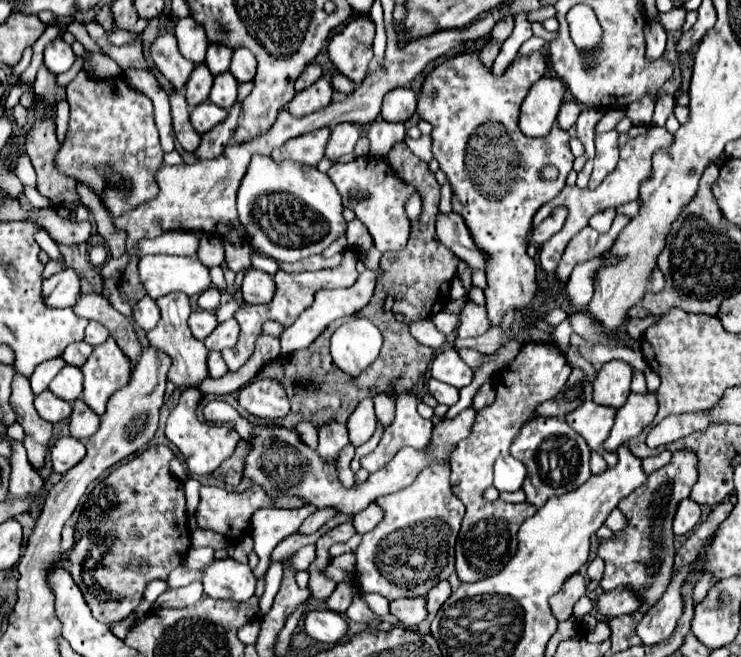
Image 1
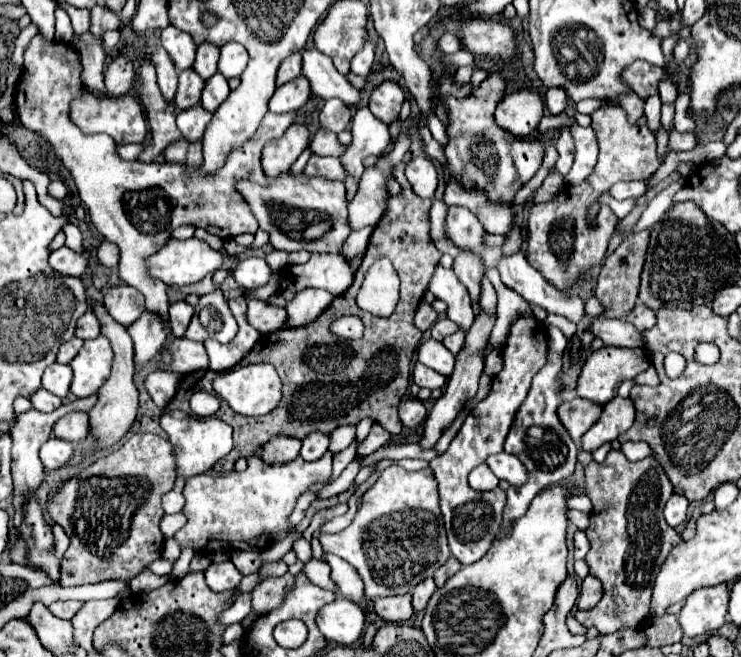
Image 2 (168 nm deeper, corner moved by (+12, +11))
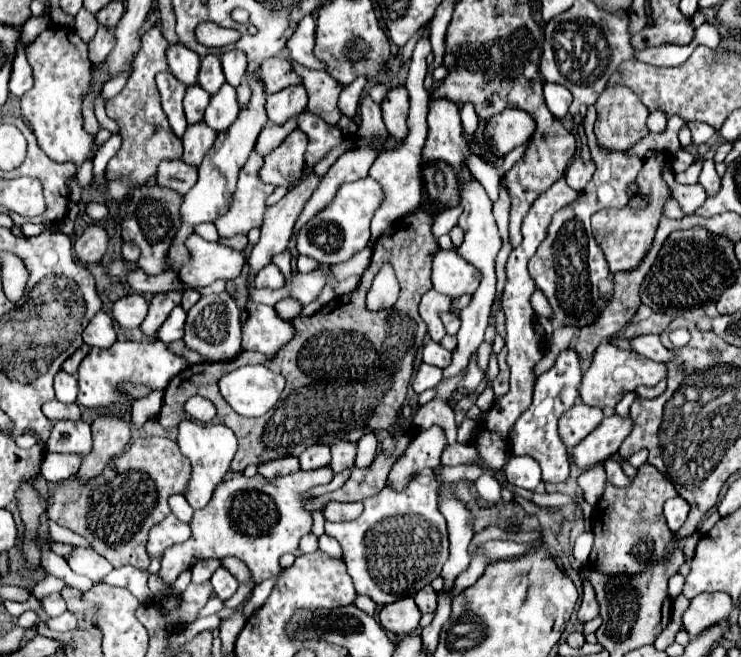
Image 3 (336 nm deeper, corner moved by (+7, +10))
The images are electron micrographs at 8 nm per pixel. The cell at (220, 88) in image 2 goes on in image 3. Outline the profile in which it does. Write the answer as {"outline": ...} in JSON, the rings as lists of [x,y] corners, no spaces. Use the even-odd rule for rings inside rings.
{"outline":[[[225,83],[217,95],[211,97],[209,107],[205,109],[205,123],[215,131],[225,131],[237,117],[239,103],[235,99],[235,89]]]}

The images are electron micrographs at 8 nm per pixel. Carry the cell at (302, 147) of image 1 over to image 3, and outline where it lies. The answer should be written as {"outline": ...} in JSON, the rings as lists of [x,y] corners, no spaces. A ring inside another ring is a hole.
{"outline":[[[295,129],[277,149],[273,149],[265,157],[265,165],[261,167],[261,181],[271,183],[275,187],[295,185],[305,167],[305,149],[307,149],[307,137],[301,129]]]}

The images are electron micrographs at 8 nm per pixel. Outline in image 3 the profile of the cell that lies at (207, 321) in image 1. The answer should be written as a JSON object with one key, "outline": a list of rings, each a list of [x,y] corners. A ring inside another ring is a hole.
{"outline":[[[179,305],[171,311],[171,315],[167,317],[167,321],[161,325],[159,333],[157,333],[157,339],[159,341],[165,341],[165,343],[171,343],[171,341],[177,341],[177,339],[183,339],[183,327],[185,327],[185,319],[187,319],[187,313],[185,309]]]}

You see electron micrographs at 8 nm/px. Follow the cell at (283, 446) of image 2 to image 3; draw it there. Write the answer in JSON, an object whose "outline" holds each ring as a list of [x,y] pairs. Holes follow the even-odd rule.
{"outline":[[[281,457],[277,461],[267,461],[265,465],[259,465],[259,473],[263,477],[279,477],[285,473],[295,473],[299,469],[299,459],[297,457]]]}

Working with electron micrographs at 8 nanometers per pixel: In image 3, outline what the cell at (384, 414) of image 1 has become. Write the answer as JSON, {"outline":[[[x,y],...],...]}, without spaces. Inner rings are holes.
{"outline":[[[365,433],[365,437],[359,439],[357,443],[357,459],[355,459],[355,467],[357,469],[365,469],[371,465],[371,461],[377,455],[377,439],[375,433]]]}

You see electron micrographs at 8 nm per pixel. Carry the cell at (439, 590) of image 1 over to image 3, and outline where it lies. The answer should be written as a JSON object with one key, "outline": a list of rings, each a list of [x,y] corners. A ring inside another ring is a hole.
{"outline":[[[425,585],[423,589],[417,591],[415,603],[421,613],[431,613],[437,609],[437,591],[431,585]]]}

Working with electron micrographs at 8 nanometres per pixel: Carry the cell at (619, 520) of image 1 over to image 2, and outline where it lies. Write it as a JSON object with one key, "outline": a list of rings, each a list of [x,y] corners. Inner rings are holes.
{"outline":[[[576,494],[576,496],[568,498],[568,508],[580,510],[580,512],[590,512],[592,510],[592,502],[588,500],[586,494]]]}

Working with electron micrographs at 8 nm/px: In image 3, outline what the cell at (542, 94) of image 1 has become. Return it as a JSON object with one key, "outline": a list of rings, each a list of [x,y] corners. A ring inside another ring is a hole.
{"outline":[[[505,109],[499,115],[493,115],[485,127],[485,139],[493,147],[493,153],[499,157],[529,141],[533,133],[535,121],[521,109]]]}

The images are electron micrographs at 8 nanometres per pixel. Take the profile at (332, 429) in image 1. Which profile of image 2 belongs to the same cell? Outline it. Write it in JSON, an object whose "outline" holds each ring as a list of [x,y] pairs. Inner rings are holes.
{"outline":[[[314,432],[312,436],[306,436],[302,440],[302,450],[300,450],[300,456],[306,460],[306,462],[312,462],[312,460],[318,460],[326,450],[328,450],[328,436],[320,434],[320,432]]]}

